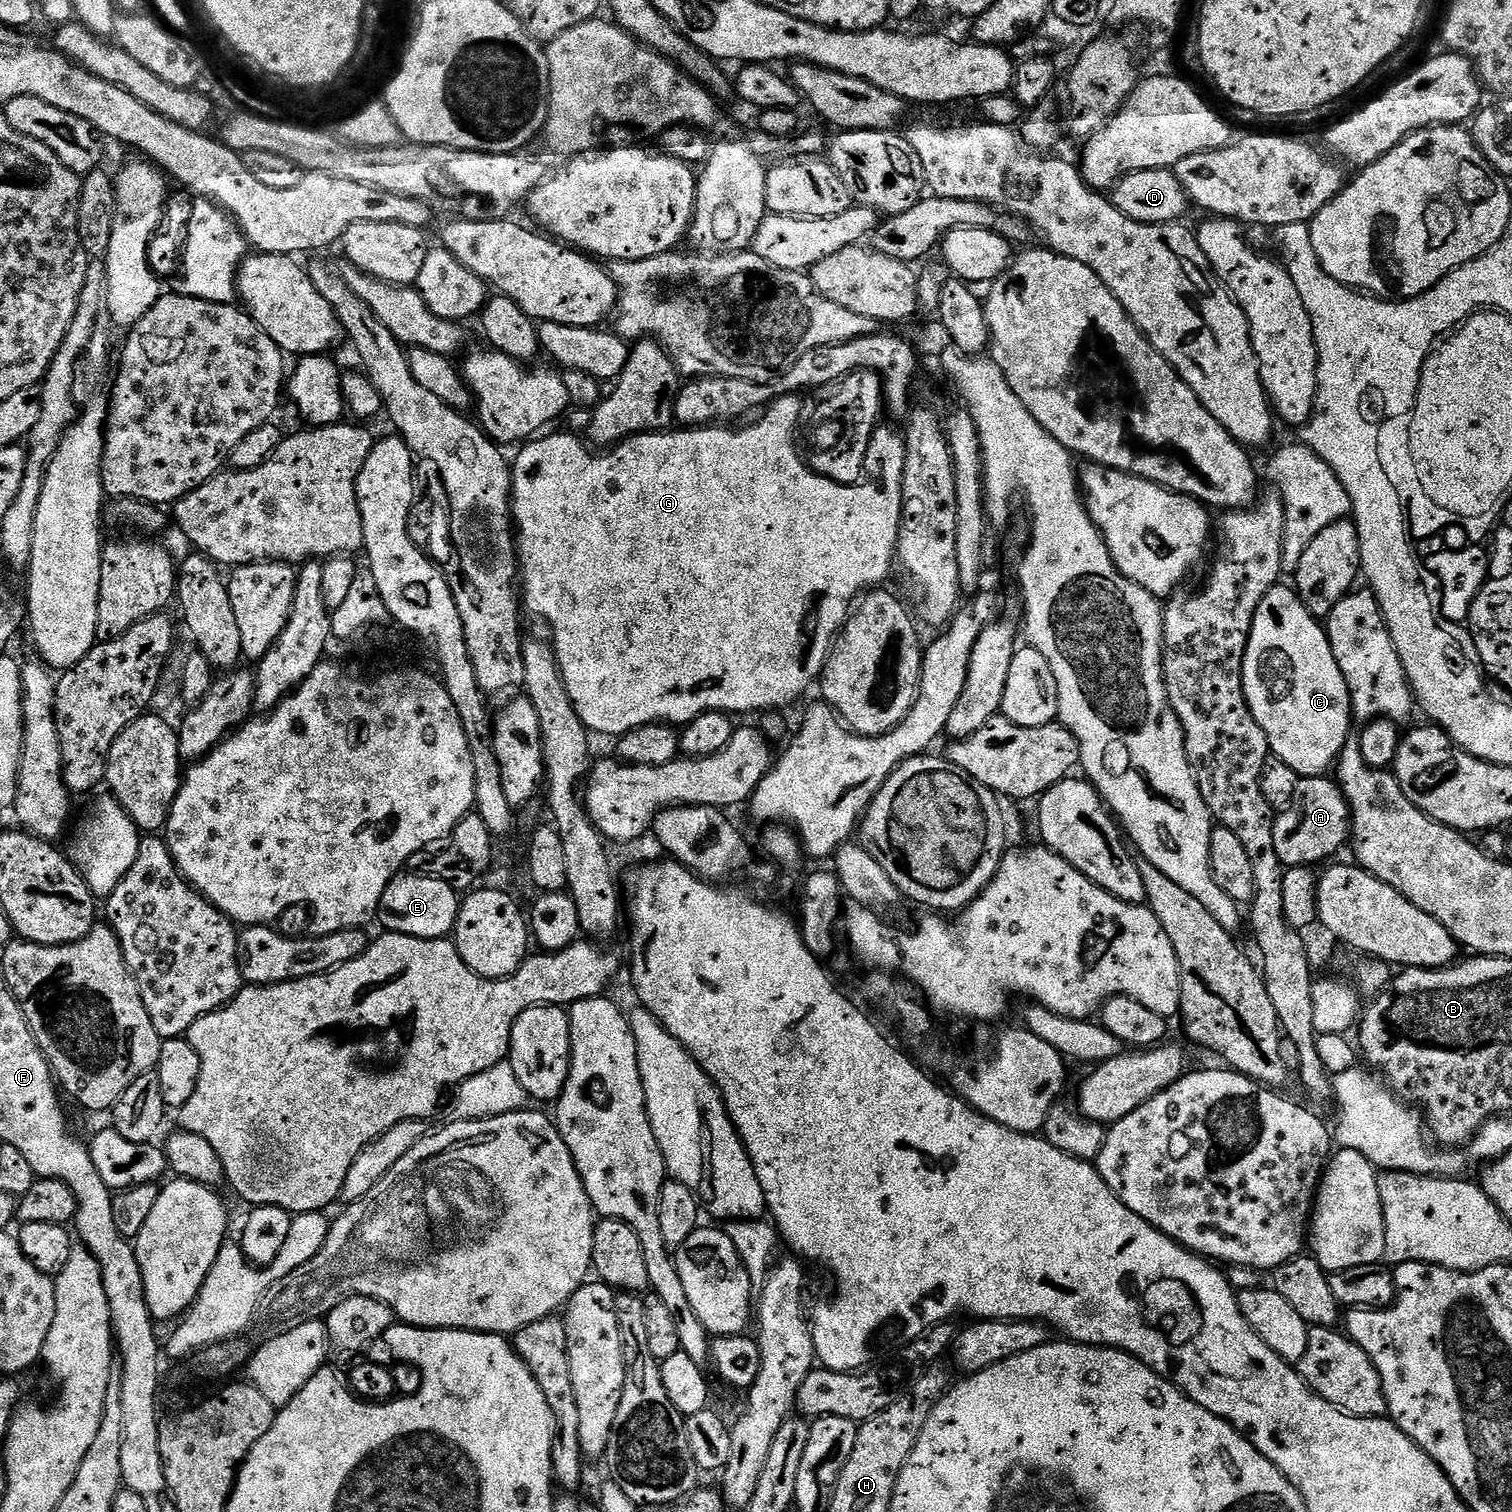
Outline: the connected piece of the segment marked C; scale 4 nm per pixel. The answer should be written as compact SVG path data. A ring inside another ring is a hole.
M1277 582L1273 586L1266 594L1266 598L1262 598L1262 602L1254 614L1254 626L1250 630L1250 638L1244 655L1244 697L1258 722L1258 726L1262 726L1262 730L1268 736L1268 747L1271 755L1277 760L1286 762L1286 766L1290 766L1290 770L1294 770L1300 777L1325 775L1339 760L1340 751L1344 749L1346 742L1350 738L1351 732L1348 731L1351 730L1352 724L1354 725L1350 690L1346 686L1346 678L1342 678L1342 670L1338 670L1338 658L1334 658L1334 650L1328 641L1325 625L1312 616L1310 610L1306 610L1306 606L1296 592L1295 587L1288 585L1287 588L1284 582Z

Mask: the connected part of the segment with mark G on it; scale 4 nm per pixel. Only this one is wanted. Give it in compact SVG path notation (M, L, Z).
M799 395L778 396L772 403L763 409L764 416L757 415L753 424L748 424L745 428L740 426L701 426L698 428L685 428L683 430L665 430L663 432L641 432L639 436L630 436L626 440L621 440L619 444L609 447L607 450L593 450L583 439L576 436L567 436L560 432L557 436L541 435L531 442L525 443L519 449L516 461L511 461L512 469L512 503L510 505L510 516L514 521L514 548L518 553L518 567L520 569L520 580L522 581L522 604L532 616L537 616L540 620L545 620L552 627L550 643L552 649L556 651L556 661L560 667L560 677L566 686L566 694L570 694L570 702L582 718L584 727L589 733L600 736L612 736L619 738L632 732L635 728L641 728L647 724L659 724L661 722L669 726L683 726L689 724L698 714L703 712L726 712L737 714L736 712L761 712L767 714L773 710L784 710L787 704L795 702L799 696L804 696L808 692L808 687L815 685L819 681L820 675L824 672L824 663L832 652L832 644L836 641L836 636L848 620L848 613L854 607L854 601L861 594L876 590L880 584L892 572L892 560L897 559L898 553L896 544L900 540L900 511L902 510L902 474L904 473L904 463L906 462L906 446L904 437L899 431L892 428L877 427L876 433L872 435L872 441L868 447L868 453L864 456L862 471L868 475L868 481L860 484L857 488L851 488L848 484L840 484L839 479L830 476L820 476L817 472L808 467L805 457L800 457L800 452L796 449L796 423L800 420L800 399Z

